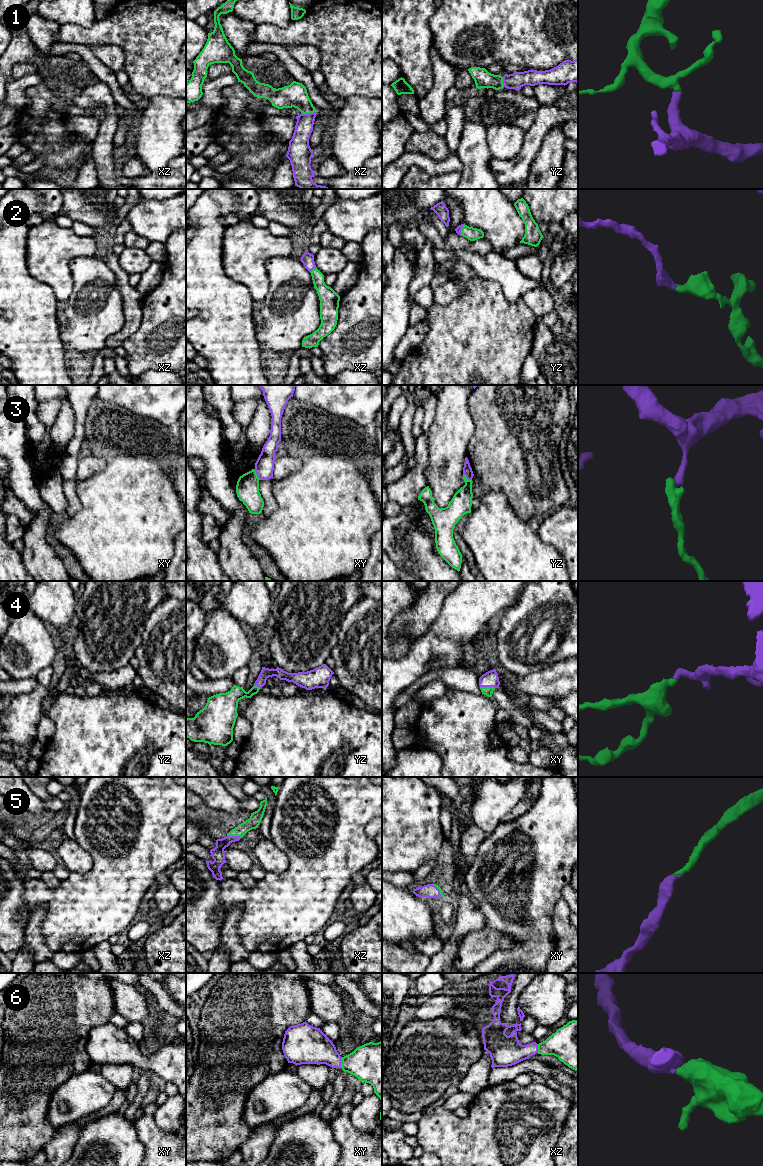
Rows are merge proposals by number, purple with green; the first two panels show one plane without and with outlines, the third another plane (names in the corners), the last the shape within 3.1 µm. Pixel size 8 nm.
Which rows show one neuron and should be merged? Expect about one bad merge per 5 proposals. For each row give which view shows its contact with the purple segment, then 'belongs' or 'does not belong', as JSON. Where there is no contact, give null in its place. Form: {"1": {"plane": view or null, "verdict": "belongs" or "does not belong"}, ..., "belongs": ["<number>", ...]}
{"1": {"plane": "xz", "verdict": "belongs"}, "2": {"plane": "xz", "verdict": "belongs"}, "3": {"plane": "xy", "verdict": "does not belong"}, "4": {"plane": "xy", "verdict": "belongs"}, "5": {"plane": "xz", "verdict": "belongs"}, "6": {"plane": "xy", "verdict": "belongs"}, "belongs": ["1", "2", "4", "5", "6"]}

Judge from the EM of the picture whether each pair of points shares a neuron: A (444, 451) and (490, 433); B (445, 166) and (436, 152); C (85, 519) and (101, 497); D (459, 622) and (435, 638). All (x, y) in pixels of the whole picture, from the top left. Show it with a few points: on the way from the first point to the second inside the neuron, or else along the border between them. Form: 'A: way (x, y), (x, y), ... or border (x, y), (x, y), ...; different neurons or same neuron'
A: border (470, 417), (474, 433), (465, 456); different neurons
B: border (418, 153), (436, 160), (442, 160), (451, 154); different neurons
C: way (90, 514), (101, 502); same neuron
D: way (453, 628), (441, 638); same neuron

